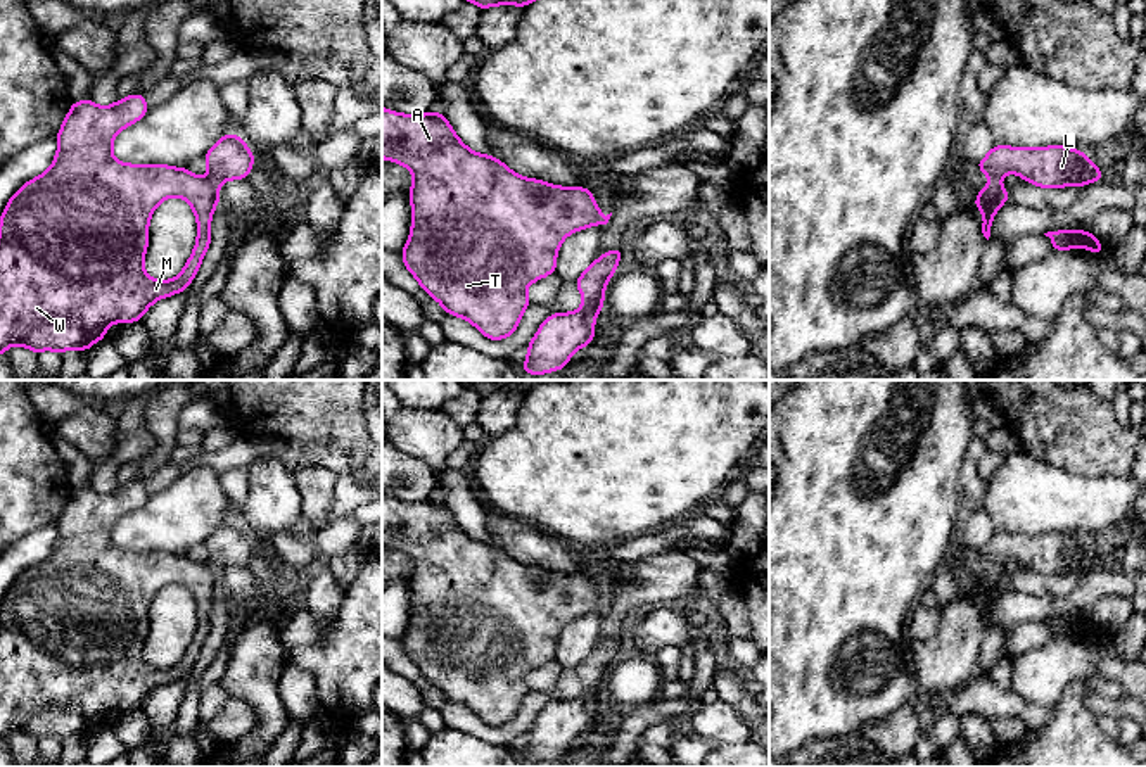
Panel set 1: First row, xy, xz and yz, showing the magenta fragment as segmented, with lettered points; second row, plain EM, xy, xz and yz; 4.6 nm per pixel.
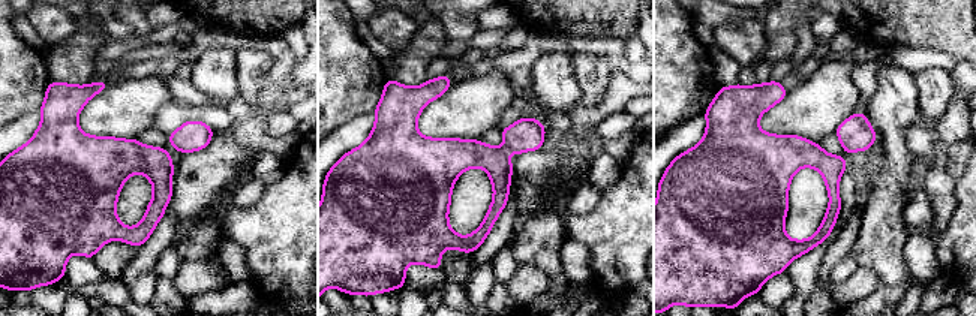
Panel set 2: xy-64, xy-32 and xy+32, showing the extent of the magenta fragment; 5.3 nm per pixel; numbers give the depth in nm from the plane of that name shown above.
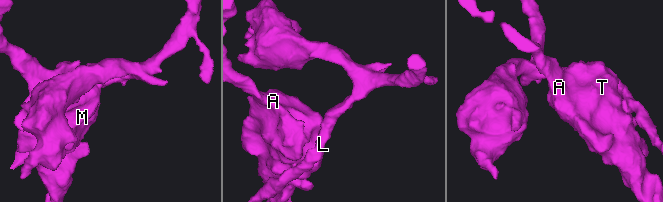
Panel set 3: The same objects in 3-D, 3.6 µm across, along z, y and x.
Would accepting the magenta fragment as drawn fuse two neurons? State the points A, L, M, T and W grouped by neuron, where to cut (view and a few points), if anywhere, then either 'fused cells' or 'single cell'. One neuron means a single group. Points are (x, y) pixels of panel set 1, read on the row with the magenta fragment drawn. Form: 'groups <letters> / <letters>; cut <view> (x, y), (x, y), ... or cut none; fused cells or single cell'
groups A L M T W; cut none; single cell

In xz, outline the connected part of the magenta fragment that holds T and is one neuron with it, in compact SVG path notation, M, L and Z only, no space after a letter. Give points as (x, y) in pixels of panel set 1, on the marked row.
M382 107L382 159L389 159L408 168L413 174L413 185L406 192L411 200L411 230L406 245L401 250L403 264L417 278L420 287L434 297L448 314L460 316L470 321L489 340L501 340L510 337L529 304L525 295L527 287L551 273L557 273L557 252L565 237L583 228L607 225L612 212L603 216L593 193L586 187L558 187L543 180L524 178L505 166L498 157L470 150L455 133L448 119L439 112L429 114L399 114Z

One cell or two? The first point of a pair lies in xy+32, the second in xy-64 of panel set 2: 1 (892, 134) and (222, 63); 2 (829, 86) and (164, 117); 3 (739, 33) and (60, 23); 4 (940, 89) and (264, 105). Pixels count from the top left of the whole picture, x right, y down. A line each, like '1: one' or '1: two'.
1: one
2: two
3: one
4: two

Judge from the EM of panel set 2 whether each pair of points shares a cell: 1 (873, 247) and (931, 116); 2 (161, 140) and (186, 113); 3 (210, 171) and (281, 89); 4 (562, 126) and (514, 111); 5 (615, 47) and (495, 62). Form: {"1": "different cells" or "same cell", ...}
{"1": "different cells", "2": "different cells", "3": "same cell", "4": "same cell", "5": "same cell"}

